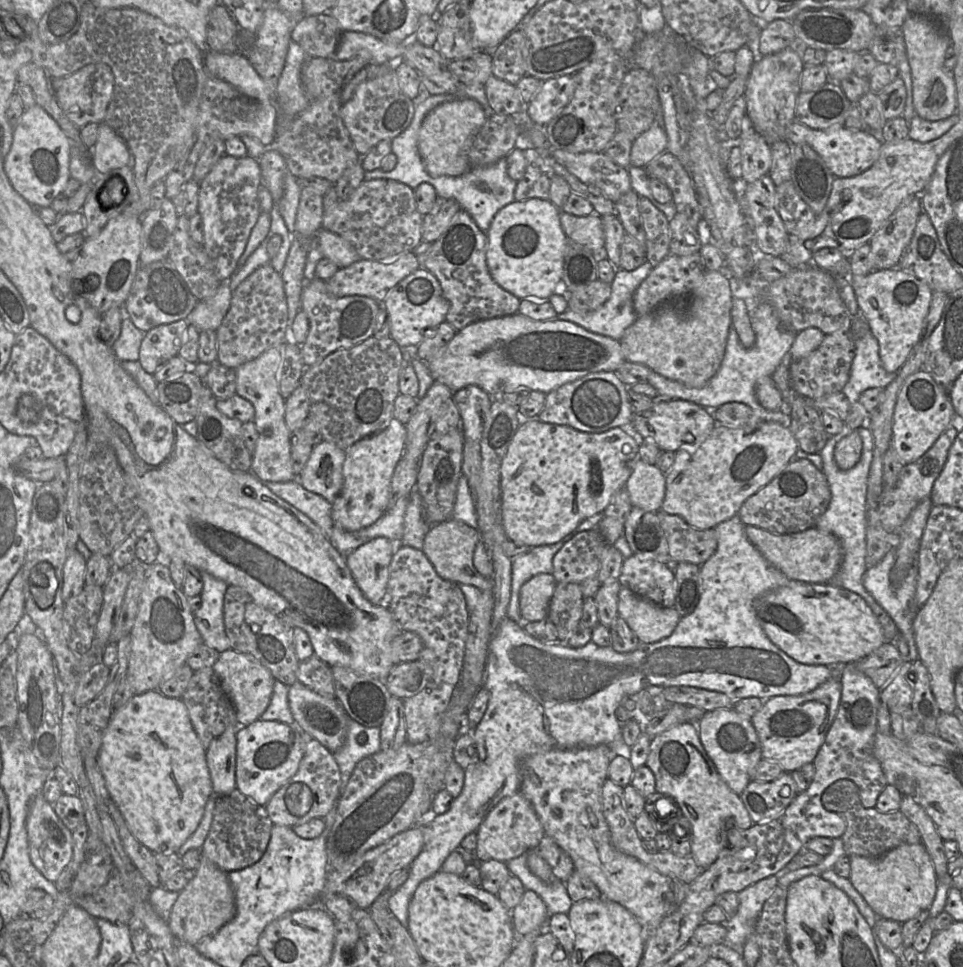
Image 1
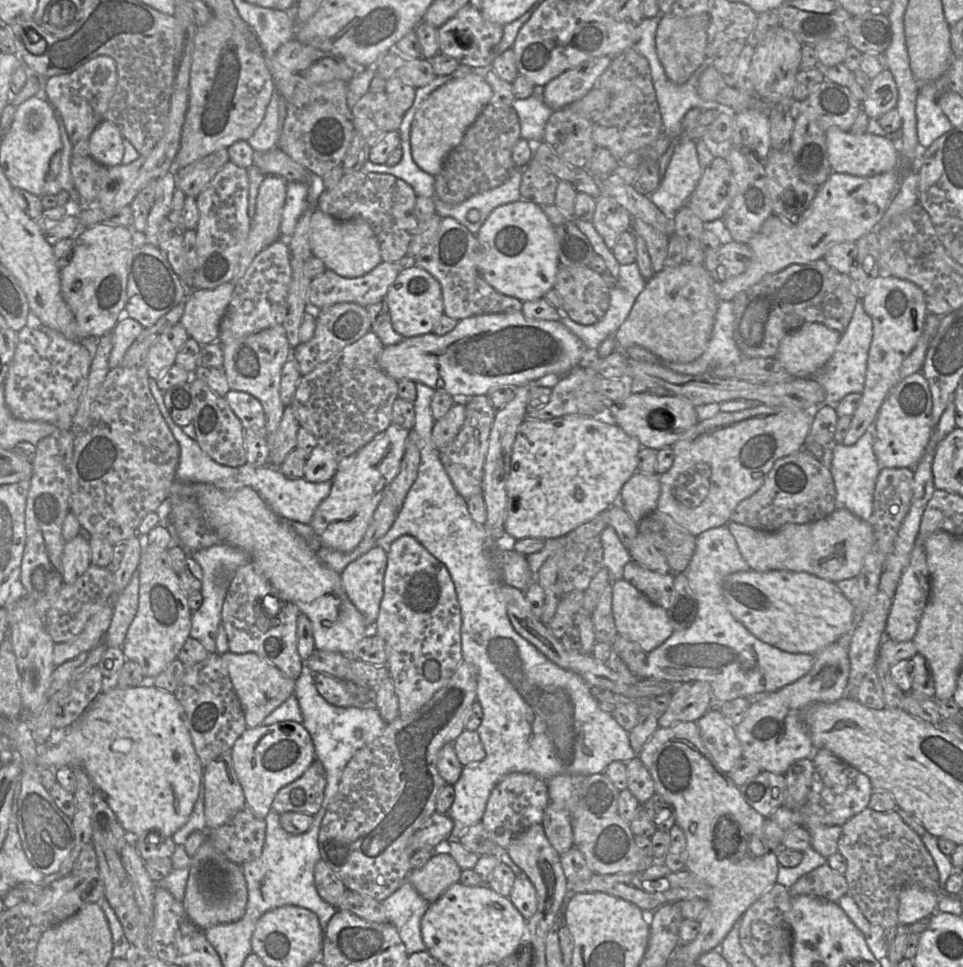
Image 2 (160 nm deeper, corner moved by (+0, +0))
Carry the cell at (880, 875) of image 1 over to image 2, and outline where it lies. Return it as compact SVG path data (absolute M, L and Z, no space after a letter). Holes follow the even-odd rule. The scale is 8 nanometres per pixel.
M920 886L903 889L899 895L899 924L912 925L925 917L932 916L937 911L938 902L938 893L931 890Z

